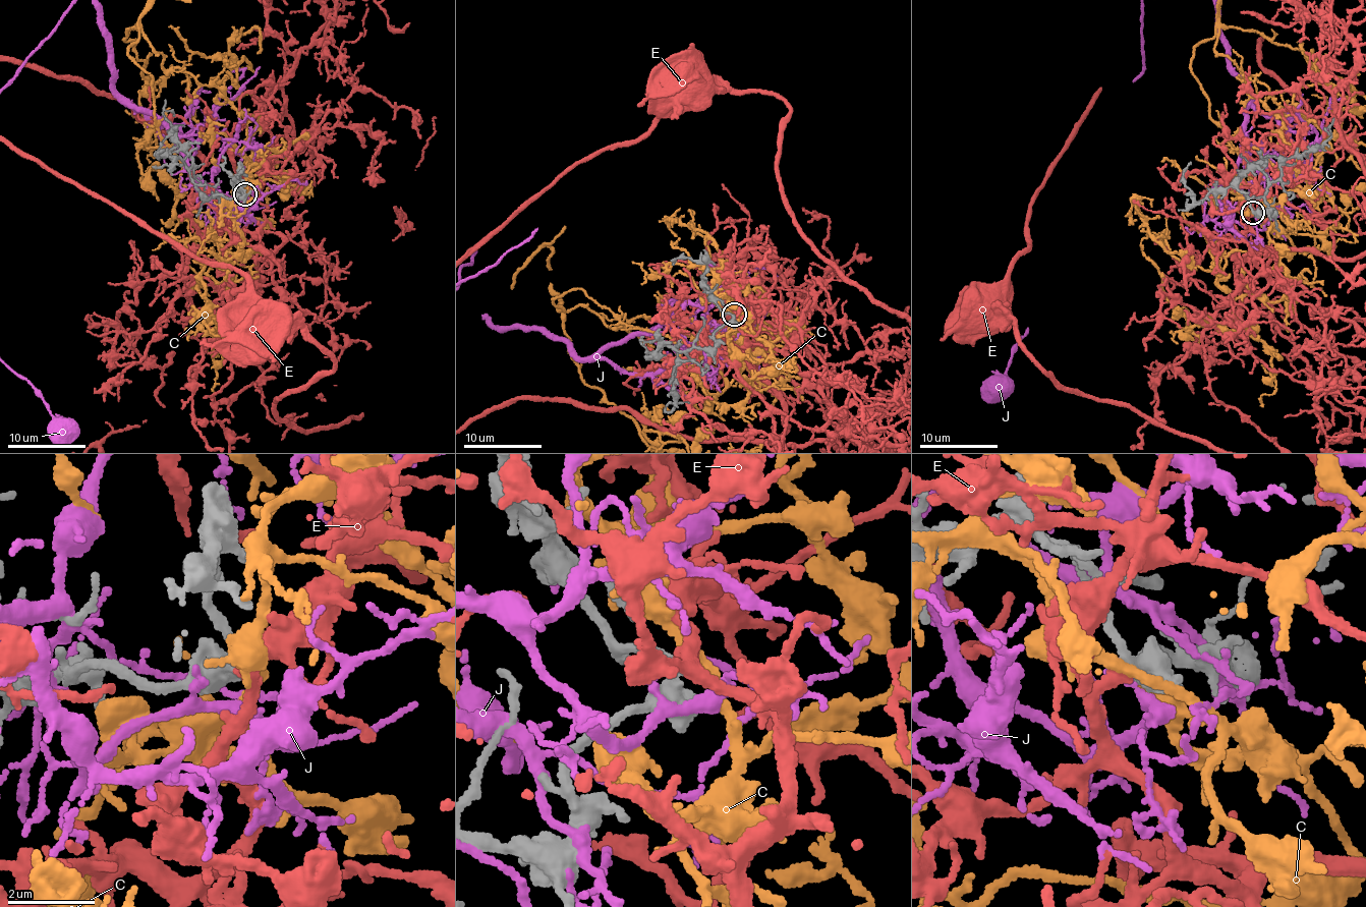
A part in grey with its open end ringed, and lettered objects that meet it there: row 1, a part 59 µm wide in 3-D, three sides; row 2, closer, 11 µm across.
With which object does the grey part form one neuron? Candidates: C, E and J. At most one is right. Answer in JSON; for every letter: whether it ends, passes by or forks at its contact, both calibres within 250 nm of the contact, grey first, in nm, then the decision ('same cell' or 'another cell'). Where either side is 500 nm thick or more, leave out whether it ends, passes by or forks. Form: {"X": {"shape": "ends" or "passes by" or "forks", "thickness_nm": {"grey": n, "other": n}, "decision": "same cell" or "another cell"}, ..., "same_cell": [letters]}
{"C": {"shape": "passes by", "thickness_nm": {"grey": 320, "other": 220}, "decision": "another cell"}, "E": {"shape": "passes by", "thickness_nm": {"grey": 280, "other": 200}, "decision": "same cell"}, "J": {"shape": "passes by", "thickness_nm": {"grey": 400, "other": 240}, "decision": "another cell"}, "same_cell": ["E"]}

